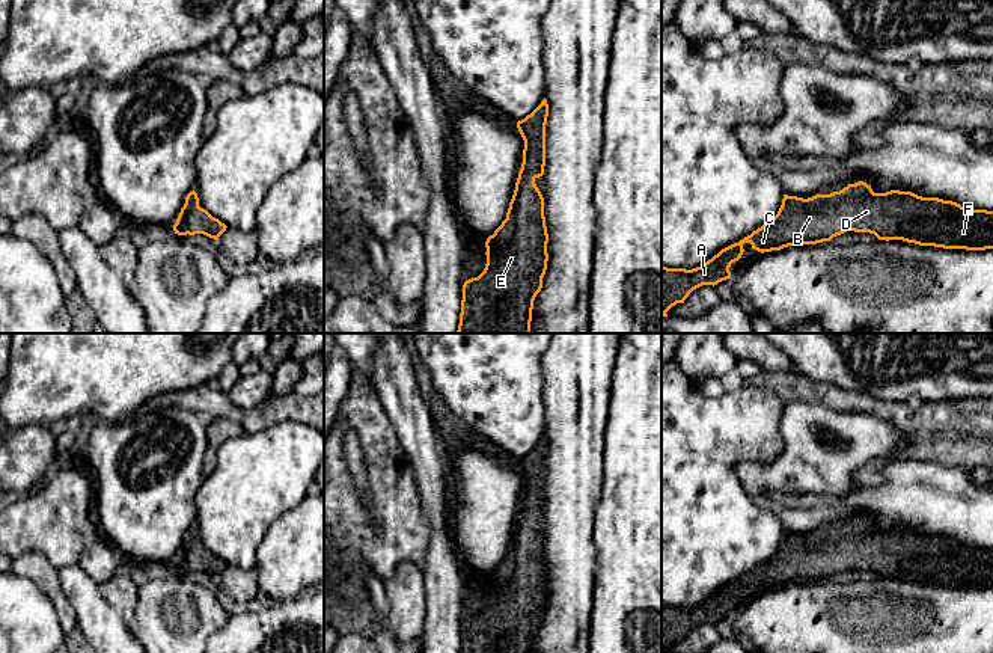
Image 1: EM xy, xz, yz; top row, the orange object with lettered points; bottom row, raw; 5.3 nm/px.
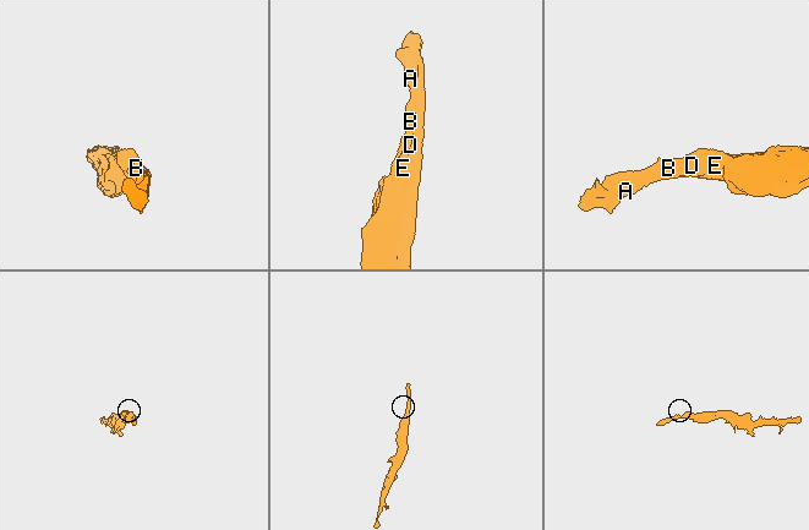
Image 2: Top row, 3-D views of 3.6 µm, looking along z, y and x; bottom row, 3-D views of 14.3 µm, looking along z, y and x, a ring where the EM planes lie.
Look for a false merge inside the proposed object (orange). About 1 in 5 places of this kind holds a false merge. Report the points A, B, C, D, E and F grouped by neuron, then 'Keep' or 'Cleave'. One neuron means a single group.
Groups: A B C D E F. Keep

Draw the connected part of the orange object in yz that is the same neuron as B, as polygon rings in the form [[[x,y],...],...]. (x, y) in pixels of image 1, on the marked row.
[[[863,181],[848,184],[830,195],[815,195],[808,199],[784,195],[782,205],[770,222],[738,243],[722,249],[704,265],[692,270],[661,267],[661,317],[668,317],[666,312],[677,303],[684,303],[693,290],[702,285],[714,287],[731,279],[729,267],[741,258],[744,243],[750,243],[752,249],[764,253],[788,246],[830,241],[847,231],[869,232],[886,241],[903,240],[919,246],[985,250],[993,249],[993,211],[970,210],[952,201],[922,198],[912,192],[874,193],[871,185]]]

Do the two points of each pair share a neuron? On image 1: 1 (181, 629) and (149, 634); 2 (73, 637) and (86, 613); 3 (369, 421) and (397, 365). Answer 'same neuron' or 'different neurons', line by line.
1: same neuron
2: different neurons
3: different neurons

